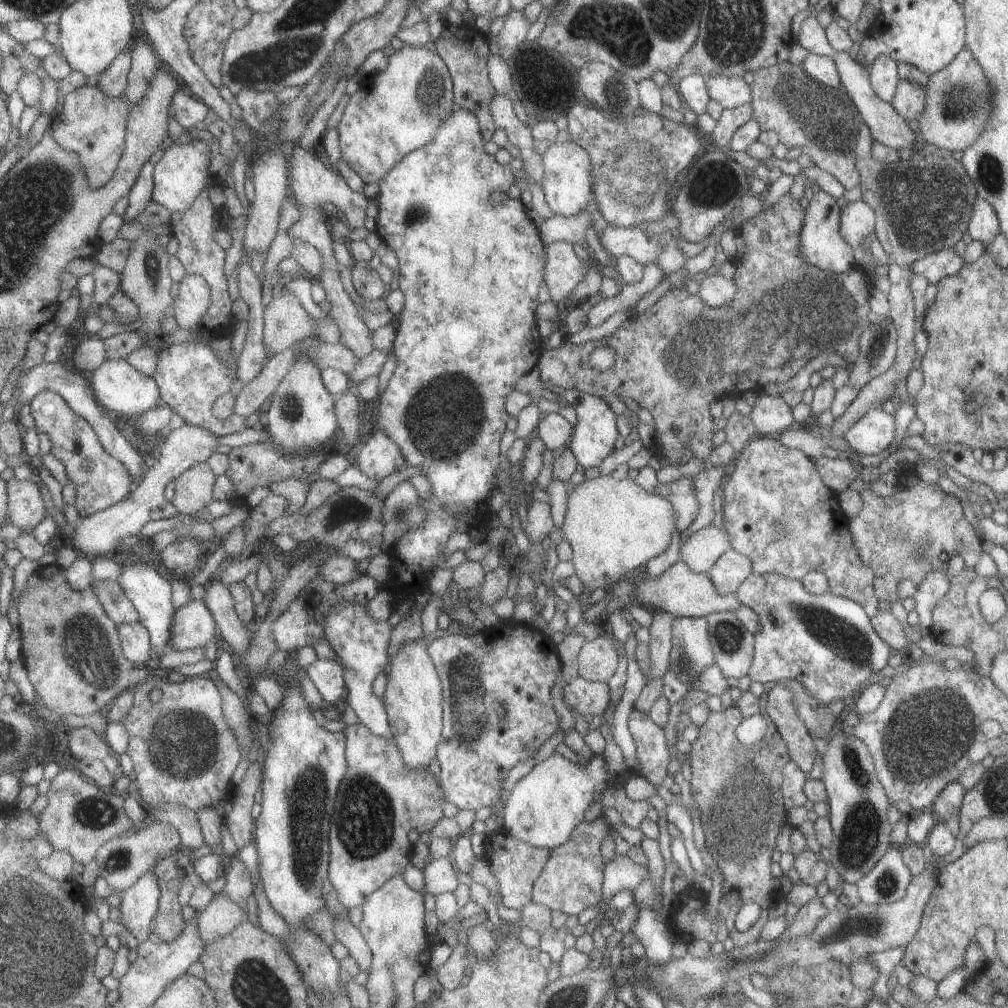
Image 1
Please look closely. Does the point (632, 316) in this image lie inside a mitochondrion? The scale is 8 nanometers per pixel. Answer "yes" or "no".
no

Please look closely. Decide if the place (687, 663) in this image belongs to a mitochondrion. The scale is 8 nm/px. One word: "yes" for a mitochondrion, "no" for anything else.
yes

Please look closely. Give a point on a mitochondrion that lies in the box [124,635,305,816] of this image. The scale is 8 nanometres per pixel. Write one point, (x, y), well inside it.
(184, 743)

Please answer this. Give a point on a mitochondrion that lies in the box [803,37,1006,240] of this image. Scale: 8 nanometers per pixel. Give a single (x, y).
(965, 103)

